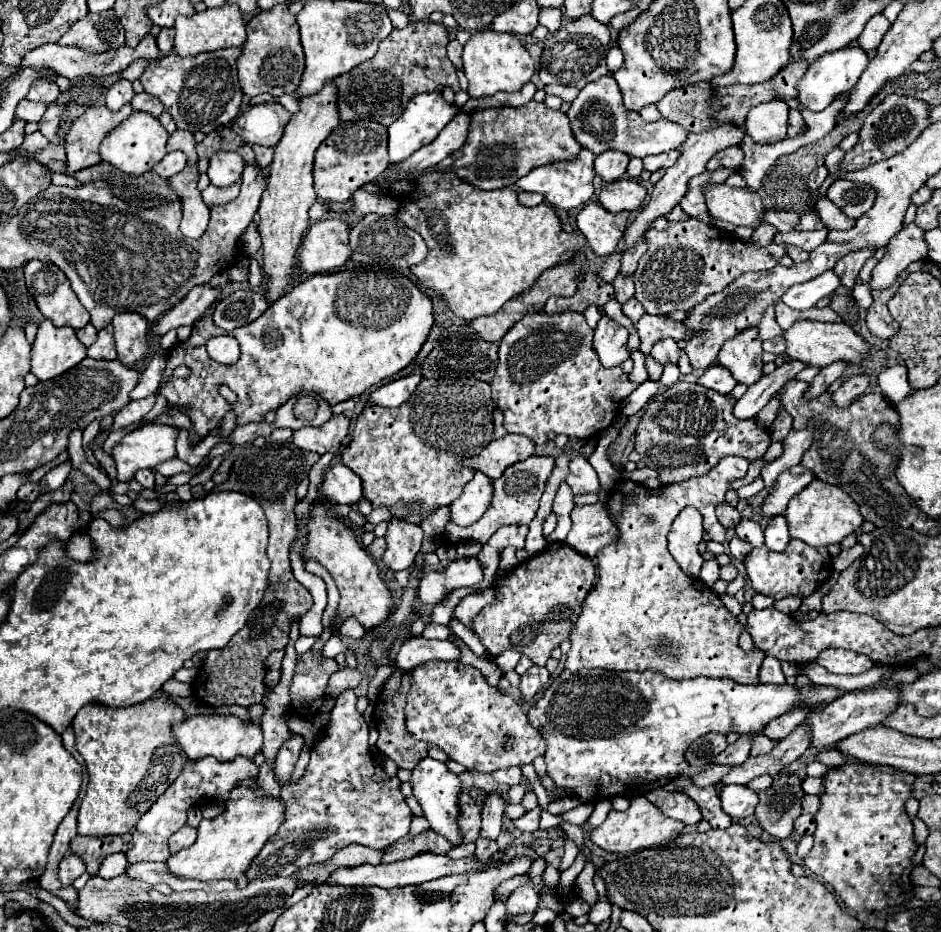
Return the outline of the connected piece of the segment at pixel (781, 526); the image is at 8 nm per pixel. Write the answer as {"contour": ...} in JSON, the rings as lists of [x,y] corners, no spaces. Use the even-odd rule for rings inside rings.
{"contour":[[[774,516],[768,526],[764,528],[764,538],[766,538],[766,546],[774,548],[774,552],[780,552],[786,548],[790,536],[788,536],[788,524],[784,516]]]}

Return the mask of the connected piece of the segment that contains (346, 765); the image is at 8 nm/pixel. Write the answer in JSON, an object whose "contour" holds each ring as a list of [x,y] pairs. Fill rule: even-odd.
{"contour":[[[352,690],[342,692],[330,712],[330,722],[326,734],[310,752],[310,762],[298,782],[280,788],[280,800],[284,804],[284,822],[280,830],[264,844],[260,854],[252,860],[246,876],[248,882],[256,878],[276,878],[276,876],[296,876],[302,868],[310,864],[322,864],[330,860],[338,850],[348,844],[362,844],[370,848],[386,848],[398,838],[410,832],[412,810],[400,794],[400,780],[388,778],[384,770],[372,760],[368,748],[368,722],[356,710],[356,694]]]}

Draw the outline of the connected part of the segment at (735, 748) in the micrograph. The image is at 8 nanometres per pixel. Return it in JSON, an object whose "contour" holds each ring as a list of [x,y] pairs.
{"contour":[[[742,734],[734,744],[730,744],[720,756],[716,756],[716,764],[730,764],[730,766],[738,766],[742,764],[752,748],[752,740],[756,734]]]}

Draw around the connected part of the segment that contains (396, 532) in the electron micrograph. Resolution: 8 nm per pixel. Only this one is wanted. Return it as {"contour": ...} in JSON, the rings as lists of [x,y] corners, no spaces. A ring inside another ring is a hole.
{"contour":[[[394,518],[388,522],[388,532],[386,532],[386,552],[384,552],[384,564],[398,572],[398,570],[404,570],[408,568],[416,554],[420,552],[420,546],[422,546],[422,528],[412,524],[412,522],[406,522],[402,518]]]}

